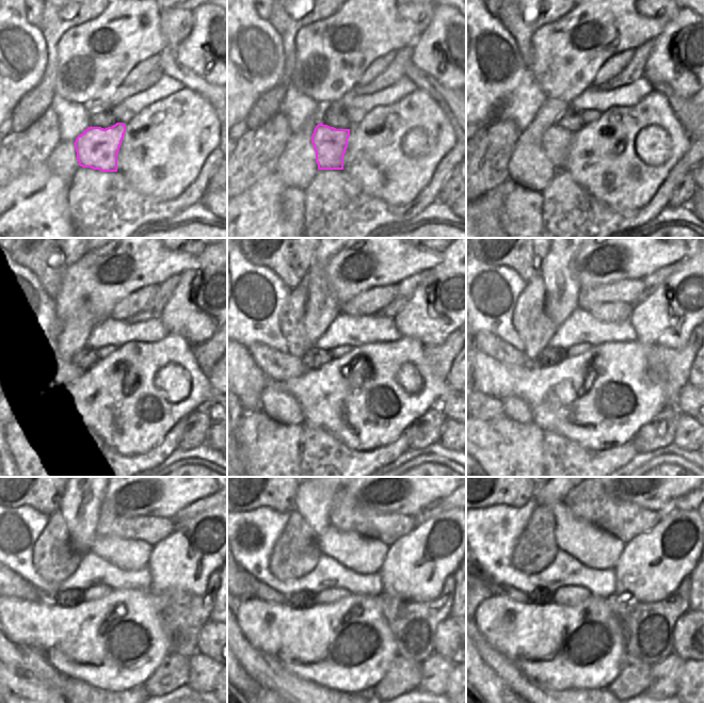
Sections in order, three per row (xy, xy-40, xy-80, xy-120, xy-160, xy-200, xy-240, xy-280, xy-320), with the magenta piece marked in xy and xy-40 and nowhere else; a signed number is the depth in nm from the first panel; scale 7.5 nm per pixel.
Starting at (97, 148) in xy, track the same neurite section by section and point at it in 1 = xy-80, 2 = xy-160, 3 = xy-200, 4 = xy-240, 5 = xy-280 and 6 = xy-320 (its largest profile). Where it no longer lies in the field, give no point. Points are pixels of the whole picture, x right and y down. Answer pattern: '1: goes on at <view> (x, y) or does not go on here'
1: goes on at xy-80 (557, 141)
2: goes on at xy-160 (277, 366)
3: goes on at xy-200 (489, 344)
4: goes on at xy-240 (10, 584)
5: goes on at xy-280 (249, 587)
6: goes on at xy-320 (487, 580)

